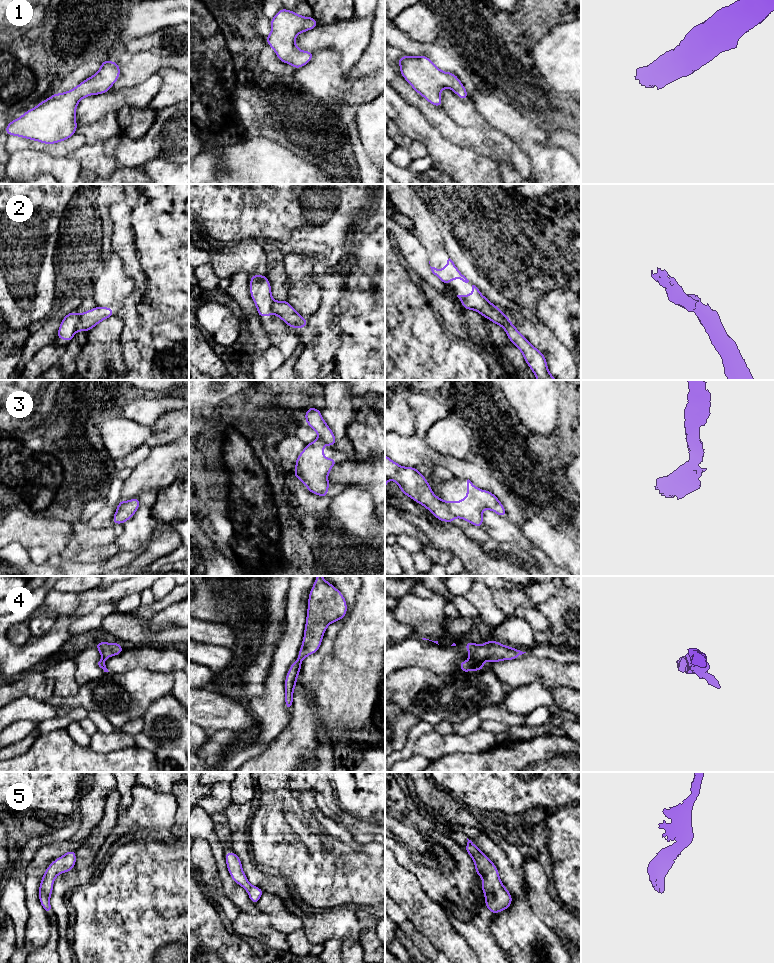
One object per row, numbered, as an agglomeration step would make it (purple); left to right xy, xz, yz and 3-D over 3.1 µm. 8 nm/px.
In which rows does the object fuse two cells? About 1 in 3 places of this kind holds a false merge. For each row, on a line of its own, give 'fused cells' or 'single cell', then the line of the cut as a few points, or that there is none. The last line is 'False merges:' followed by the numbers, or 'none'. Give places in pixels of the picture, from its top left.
1: single cell; cut none
2: fused cells; cut xy (79, 315), (75, 331)
3: fused cells; cut yz (443, 501), (454, 517)
4: single cell; cut none
5: single cell; cut none
False merges: 2, 3

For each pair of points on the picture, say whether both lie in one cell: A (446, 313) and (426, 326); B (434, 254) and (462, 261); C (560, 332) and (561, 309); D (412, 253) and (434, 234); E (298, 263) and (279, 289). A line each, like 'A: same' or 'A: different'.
A: different
B: different
C: same
D: different
E: different

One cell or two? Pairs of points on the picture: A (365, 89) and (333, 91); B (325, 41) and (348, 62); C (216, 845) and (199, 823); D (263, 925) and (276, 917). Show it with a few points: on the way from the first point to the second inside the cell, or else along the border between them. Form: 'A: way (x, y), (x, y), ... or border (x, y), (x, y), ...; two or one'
A: way (357, 90), (341, 90); one
B: way (332, 41), (348, 55); one
C: way (213, 840), (203, 828); one
D: border (260, 912), (265, 912), (270, 923), (285, 935); two

